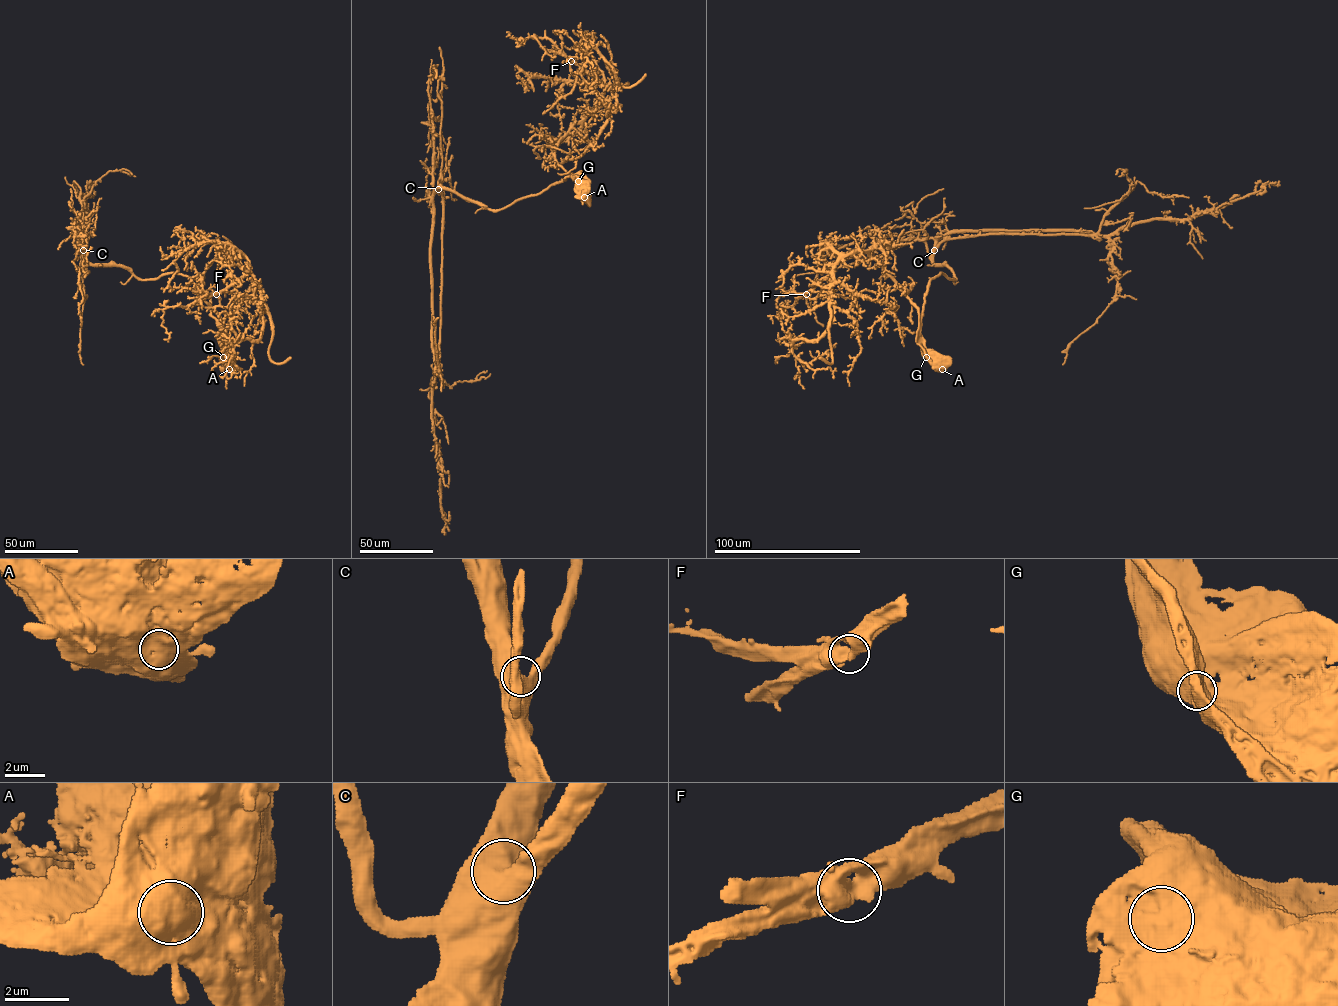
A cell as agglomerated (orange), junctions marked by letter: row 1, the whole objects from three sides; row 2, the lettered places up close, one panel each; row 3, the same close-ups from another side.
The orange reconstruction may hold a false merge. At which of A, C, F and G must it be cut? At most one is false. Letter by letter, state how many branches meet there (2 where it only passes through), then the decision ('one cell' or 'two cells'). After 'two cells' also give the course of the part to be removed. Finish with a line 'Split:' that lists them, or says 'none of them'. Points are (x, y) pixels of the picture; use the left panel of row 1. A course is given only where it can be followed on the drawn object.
A: 1 branches meet; one cell
C: 1 branches meet; one cell
F: 1 branches meet; one cell
G: 1 branches meet; two cells; foreign part runs (223, 357), (219, 323), (195, 280), (138, 279), (85, 259), (76, 230), (89, 185)
Split: G

